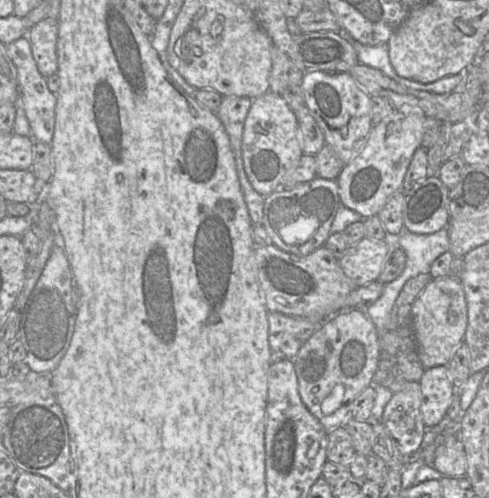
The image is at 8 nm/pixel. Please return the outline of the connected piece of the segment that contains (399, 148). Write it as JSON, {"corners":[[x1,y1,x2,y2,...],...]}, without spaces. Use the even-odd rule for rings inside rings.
{"corners":[[400,109,372,126,369,135,357,146,355,156,343,167,336,180,343,205,364,218,378,215,389,198,402,188,412,157,421,146,426,117,420,109]]}

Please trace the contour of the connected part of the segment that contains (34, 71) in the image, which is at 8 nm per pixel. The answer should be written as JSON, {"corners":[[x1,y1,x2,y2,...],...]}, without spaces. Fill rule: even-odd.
{"corners":[[21,37,7,44,6,49,18,72,19,105,25,111,32,135,36,141,51,146,55,130,57,95,49,90,47,78,39,72,28,37]]}

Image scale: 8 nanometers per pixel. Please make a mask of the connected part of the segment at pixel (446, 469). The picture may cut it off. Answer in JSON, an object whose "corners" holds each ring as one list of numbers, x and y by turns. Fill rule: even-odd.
{"corners":[[459,433,445,437,444,442,435,451,432,465,442,476,466,476,467,459]]}

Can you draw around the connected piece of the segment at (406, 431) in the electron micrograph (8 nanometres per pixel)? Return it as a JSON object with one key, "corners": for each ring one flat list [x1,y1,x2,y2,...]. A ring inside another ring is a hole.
{"corners":[[410,382,392,395,381,422,396,440,405,464,418,455,426,426,421,414,419,382]]}

